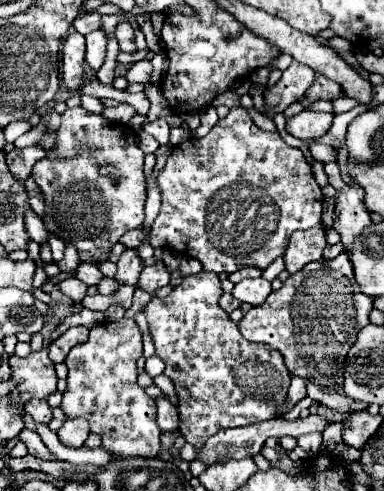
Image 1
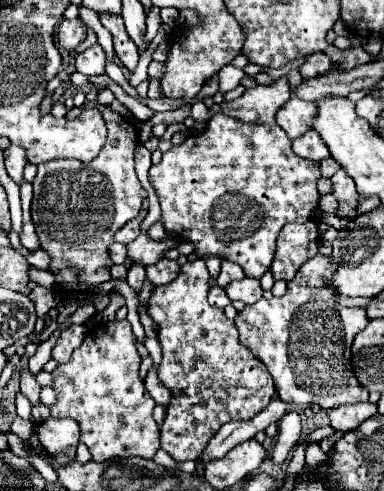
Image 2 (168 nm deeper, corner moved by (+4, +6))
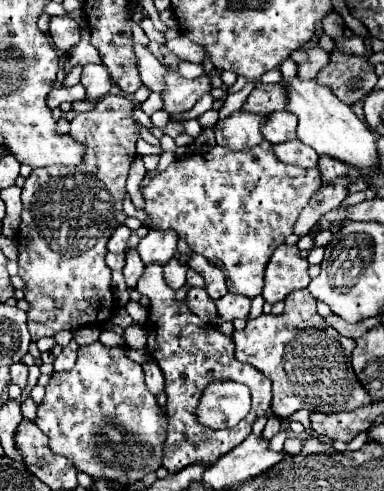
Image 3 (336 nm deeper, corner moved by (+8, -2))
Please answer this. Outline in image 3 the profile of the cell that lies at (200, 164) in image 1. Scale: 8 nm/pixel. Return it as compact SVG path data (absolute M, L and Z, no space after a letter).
M264 140L248 152L232 152L230 148L214 146L206 154L196 152L176 158L142 188L142 196L146 200L146 212L158 230L174 230L192 250L222 268L228 276L230 292L254 298L262 294L264 268L272 252L294 232L300 212L320 186L322 180L318 168L300 168L280 162L272 152L272 144Z

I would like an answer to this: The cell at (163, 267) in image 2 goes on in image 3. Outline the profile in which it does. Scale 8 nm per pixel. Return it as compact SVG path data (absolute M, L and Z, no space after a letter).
M172 258L168 264L164 264L164 280L172 290L182 288L186 282L186 266Z

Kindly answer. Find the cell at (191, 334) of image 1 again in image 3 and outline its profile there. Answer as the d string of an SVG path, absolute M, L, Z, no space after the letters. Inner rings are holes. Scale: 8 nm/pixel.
M158 264L148 266L144 270L144 276L138 280L136 290L150 298L150 314L148 314L148 322L146 322L148 350L150 350L152 358L158 362L158 366L162 368L164 378L166 378L168 434L164 440L162 466L170 474L174 474L194 462L206 462L207 466L211 466L217 459L238 446L240 442L244 442L246 436L252 432L252 424L256 422L256 418L264 416L268 412L270 400L272 400L272 384L262 372L258 372L250 364L238 362L234 358L234 340L230 336L222 334L216 326L204 324L196 314L190 312L186 300L174 298L176 290L166 286L162 266L158 266ZM220 380L232 380L232 382L246 384L252 392L252 410L234 428L212 430L212 428L204 428L198 422L196 408L198 408L204 388L208 384L220 382Z

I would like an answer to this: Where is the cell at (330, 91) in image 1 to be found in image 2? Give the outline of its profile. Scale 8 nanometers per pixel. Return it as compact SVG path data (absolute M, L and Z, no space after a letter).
M316 52L308 56L306 62L300 66L300 74L302 78L308 78L308 76L318 76L320 72L328 72L330 68L332 68L330 58L324 52Z

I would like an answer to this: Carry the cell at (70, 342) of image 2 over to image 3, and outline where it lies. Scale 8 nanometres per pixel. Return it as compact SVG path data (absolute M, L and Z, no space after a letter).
M72 340L66 348L62 348L60 356L54 360L54 372L64 372L64 370L70 370L70 368L76 364L76 350L78 350L76 340Z

